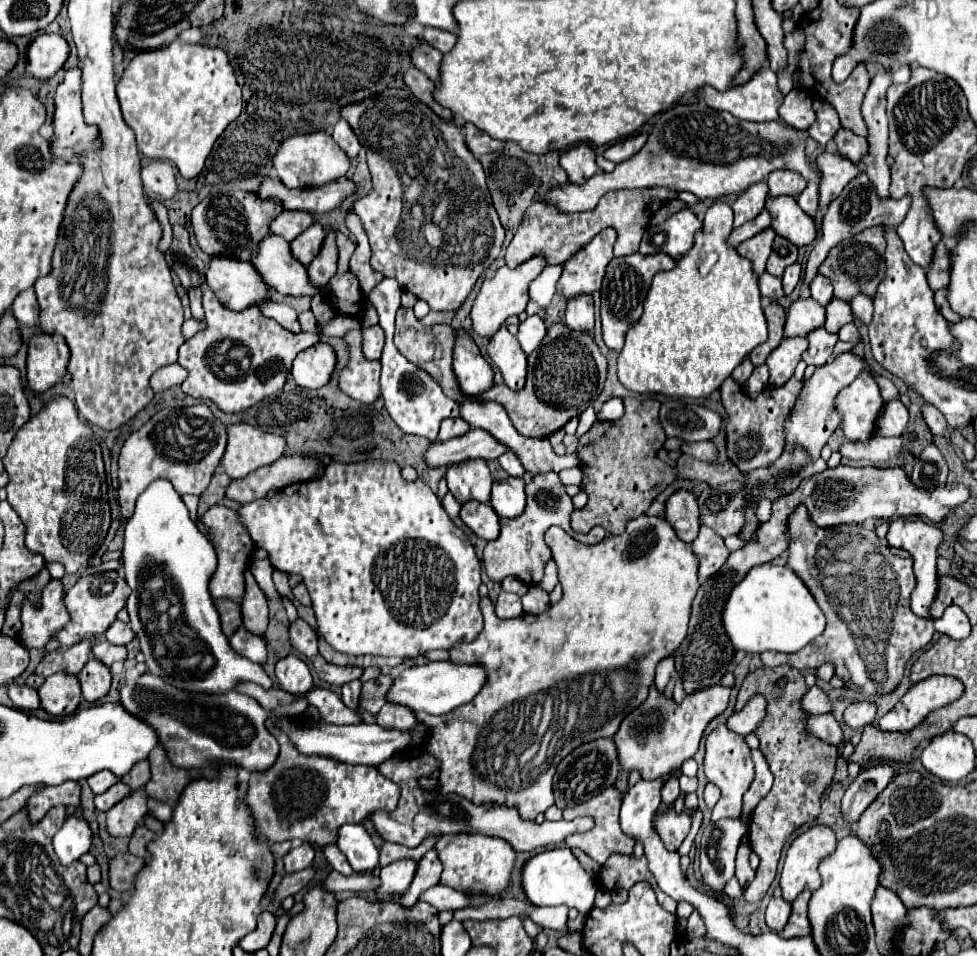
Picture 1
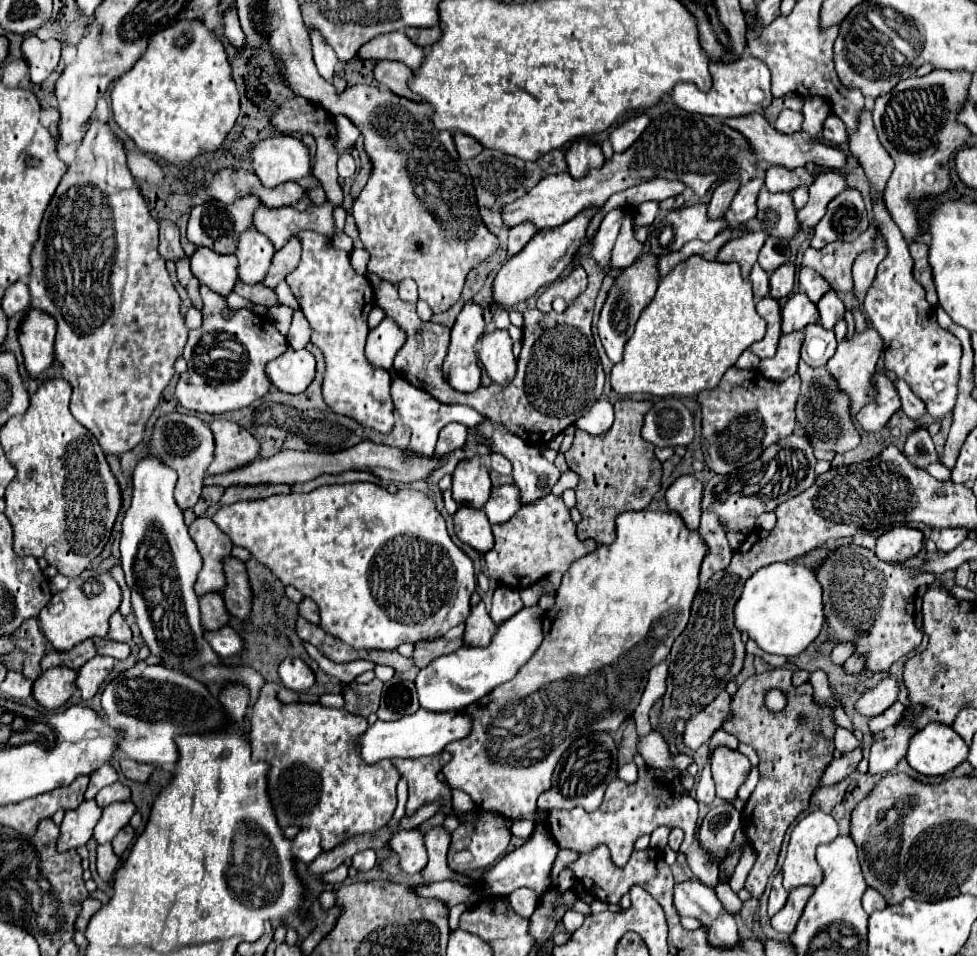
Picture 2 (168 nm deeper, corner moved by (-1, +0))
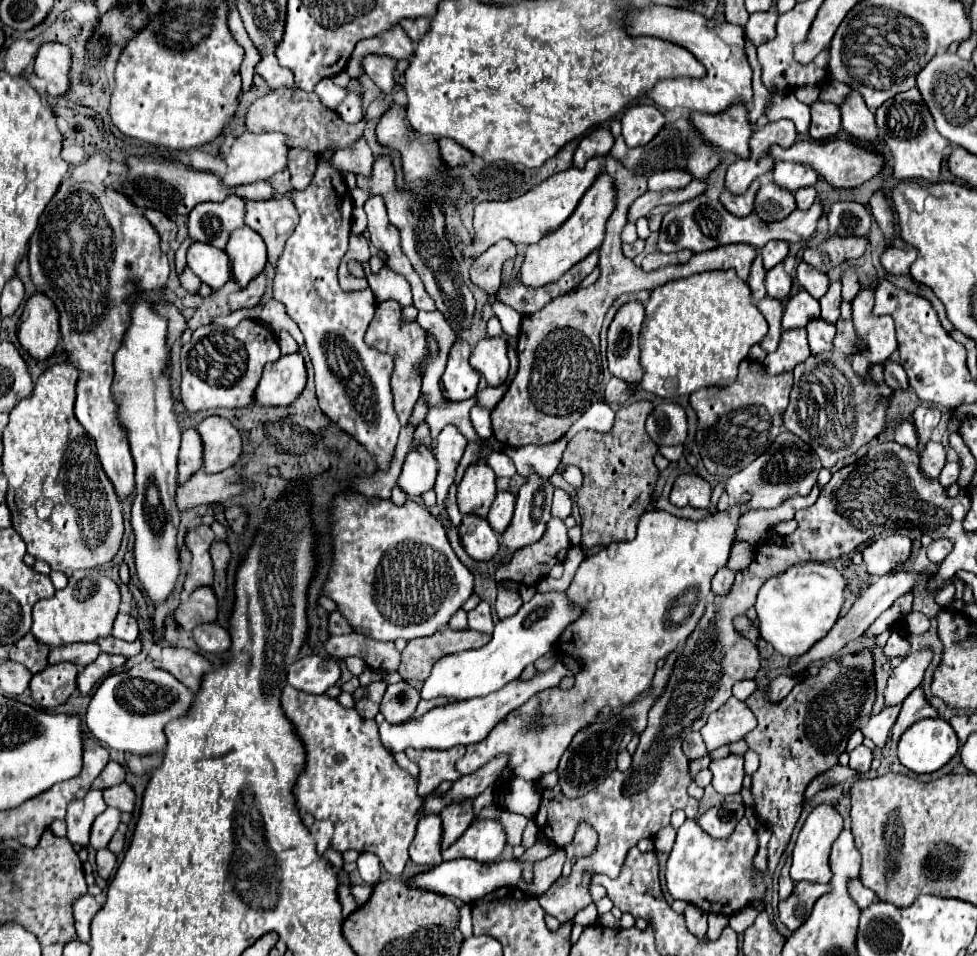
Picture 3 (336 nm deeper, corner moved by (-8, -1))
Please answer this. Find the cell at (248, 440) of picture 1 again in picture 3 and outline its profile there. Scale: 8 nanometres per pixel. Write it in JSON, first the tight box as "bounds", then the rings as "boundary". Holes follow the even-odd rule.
{"bounds":[196,417,242,473],"boundary":[[[206,417],[196,425],[202,439],[202,469],[206,473],[220,473],[234,465],[242,451],[240,433],[224,417]]]}

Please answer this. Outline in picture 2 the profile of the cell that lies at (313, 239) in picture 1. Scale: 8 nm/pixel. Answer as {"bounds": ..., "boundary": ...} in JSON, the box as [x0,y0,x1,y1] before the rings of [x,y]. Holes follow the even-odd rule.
{"bounds":[263,236,301,288],"boundary":[[[293,236],[281,250],[275,252],[273,264],[271,264],[269,274],[265,276],[263,284],[275,288],[281,280],[287,278],[287,274],[293,272],[293,268],[297,268],[299,262],[301,262],[301,240],[297,240]]]}

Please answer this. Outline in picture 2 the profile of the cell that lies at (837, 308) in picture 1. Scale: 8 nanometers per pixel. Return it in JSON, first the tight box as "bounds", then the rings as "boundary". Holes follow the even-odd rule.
{"bounds":[817,290,845,330],"boundary":[[[829,290],[817,302],[817,308],[819,308],[819,314],[821,314],[821,326],[829,328],[829,330],[833,330],[833,326],[839,320],[843,320],[843,316],[845,316],[845,306],[843,306],[843,302],[839,300],[839,296],[833,290]]]}

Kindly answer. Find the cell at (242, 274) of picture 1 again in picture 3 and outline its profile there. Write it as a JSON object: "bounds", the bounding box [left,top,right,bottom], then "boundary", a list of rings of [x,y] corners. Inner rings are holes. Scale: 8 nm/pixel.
{"bounds":[188,243,230,289],"boundary":[[[192,243],[188,249],[188,267],[212,289],[220,289],[230,279],[230,261],[222,249],[208,243]]]}

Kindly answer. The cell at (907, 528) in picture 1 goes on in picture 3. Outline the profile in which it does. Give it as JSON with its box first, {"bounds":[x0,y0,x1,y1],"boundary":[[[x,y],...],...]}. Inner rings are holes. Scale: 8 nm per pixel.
{"bounds":[862,535,912,575],"boundary":[[[892,535],[878,539],[864,547],[862,559],[866,563],[866,571],[870,575],[886,575],[904,563],[910,557],[912,541],[906,535]]]}

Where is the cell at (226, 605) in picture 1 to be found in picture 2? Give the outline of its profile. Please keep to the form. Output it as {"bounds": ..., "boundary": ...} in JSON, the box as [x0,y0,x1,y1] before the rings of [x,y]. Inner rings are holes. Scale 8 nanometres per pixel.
{"bounds":[201,592,229,632],"boundary":[[[209,592],[201,598],[201,620],[203,620],[203,626],[211,632],[211,630],[219,630],[223,626],[227,626],[229,622],[229,612],[223,604],[223,598],[221,594],[215,594],[215,592]]]}

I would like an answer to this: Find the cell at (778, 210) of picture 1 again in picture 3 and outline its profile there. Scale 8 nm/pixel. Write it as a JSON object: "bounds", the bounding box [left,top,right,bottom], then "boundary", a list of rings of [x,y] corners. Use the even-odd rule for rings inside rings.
{"bounds":[754,181,796,221],"boundary":[[[772,181],[764,183],[756,193],[754,211],[762,221],[780,221],[786,219],[796,209],[796,201],[792,191],[774,185]]]}

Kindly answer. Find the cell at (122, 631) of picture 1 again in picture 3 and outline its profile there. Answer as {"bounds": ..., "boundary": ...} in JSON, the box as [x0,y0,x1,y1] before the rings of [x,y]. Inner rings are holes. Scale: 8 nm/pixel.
{"bounds":[112,613,138,641],"boundary":[[[118,613],[112,629],[112,637],[122,641],[136,641],[138,639],[138,623],[130,613]]]}

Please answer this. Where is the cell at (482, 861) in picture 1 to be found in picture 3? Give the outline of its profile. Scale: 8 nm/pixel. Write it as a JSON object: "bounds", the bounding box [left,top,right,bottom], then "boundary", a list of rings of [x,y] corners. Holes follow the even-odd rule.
{"bounds":[442,821,506,863],"boundary":[[[486,821],[486,823],[472,823],[470,829],[462,833],[462,837],[452,843],[448,849],[442,851],[442,859],[476,859],[480,863],[490,863],[494,861],[506,845],[504,831],[496,821]]]}

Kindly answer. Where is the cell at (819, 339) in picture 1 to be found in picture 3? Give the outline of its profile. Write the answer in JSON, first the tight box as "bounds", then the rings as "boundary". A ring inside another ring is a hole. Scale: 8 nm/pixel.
{"bounds":[806,319,836,353],"boundary":[[[814,319],[806,325],[806,333],[808,333],[808,345],[812,353],[822,353],[832,349],[832,339],[836,335],[836,327],[828,321],[822,319]]]}

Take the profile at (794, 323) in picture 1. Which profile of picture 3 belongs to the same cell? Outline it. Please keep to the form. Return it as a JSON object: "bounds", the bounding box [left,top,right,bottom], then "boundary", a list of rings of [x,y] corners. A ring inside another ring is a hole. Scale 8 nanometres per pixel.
{"bounds":[782,289,820,329],"boundary":[[[800,289],[796,295],[792,295],[786,301],[784,315],[782,315],[782,329],[794,329],[794,327],[808,325],[808,321],[820,317],[818,307],[820,307],[818,301],[810,293]]]}

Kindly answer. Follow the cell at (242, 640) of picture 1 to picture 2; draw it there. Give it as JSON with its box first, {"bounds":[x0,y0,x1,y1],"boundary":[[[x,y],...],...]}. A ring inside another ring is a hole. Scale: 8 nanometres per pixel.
{"bounds":[205,626,245,658],"boundary":[[[225,626],[217,632],[207,632],[205,638],[209,640],[211,648],[215,648],[215,652],[219,652],[219,656],[223,656],[223,658],[239,656],[245,650],[245,640],[231,626]]]}

